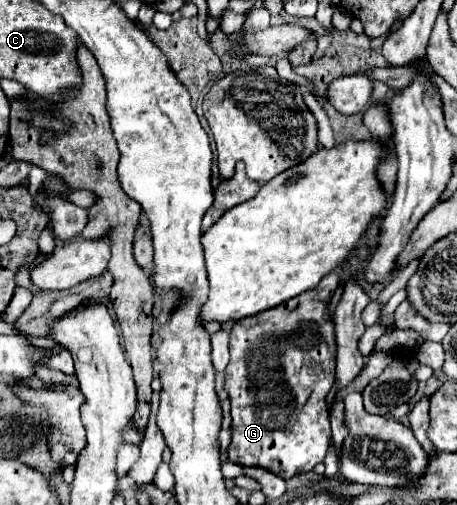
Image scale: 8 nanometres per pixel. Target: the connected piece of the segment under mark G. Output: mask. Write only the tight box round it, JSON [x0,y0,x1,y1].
[224,272,338,480]

